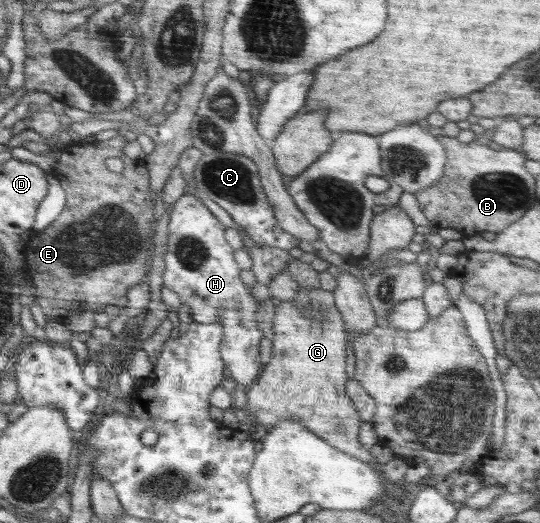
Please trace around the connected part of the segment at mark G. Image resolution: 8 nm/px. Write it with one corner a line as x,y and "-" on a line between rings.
298,287
293,298
281,301
275,306
273,317
273,336
270,338
273,344
273,358
264,365
259,380
253,383
246,393
245,411
251,417
253,423
260,423
267,430
274,427
281,418
301,422
310,431
319,435
329,444
355,455
363,462
379,465
377,459
371,456
367,449
363,448
357,440
359,434
359,414
356,404
347,395
347,385
350,378
346,370
346,345
347,332
344,330
344,319
340,309
336,306
335,295
331,291
320,288

